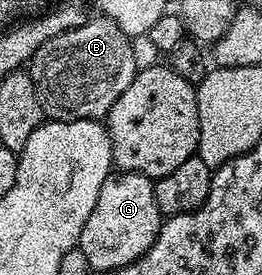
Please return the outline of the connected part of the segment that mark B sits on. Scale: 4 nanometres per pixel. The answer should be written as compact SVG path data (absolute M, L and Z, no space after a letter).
M90 16L83 27L75 27L47 39L39 51L35 51L27 71L35 83L35 95L43 107L46 118L55 121L95 121L108 118L111 107L137 74L139 62L133 54L134 42L109 17Z

